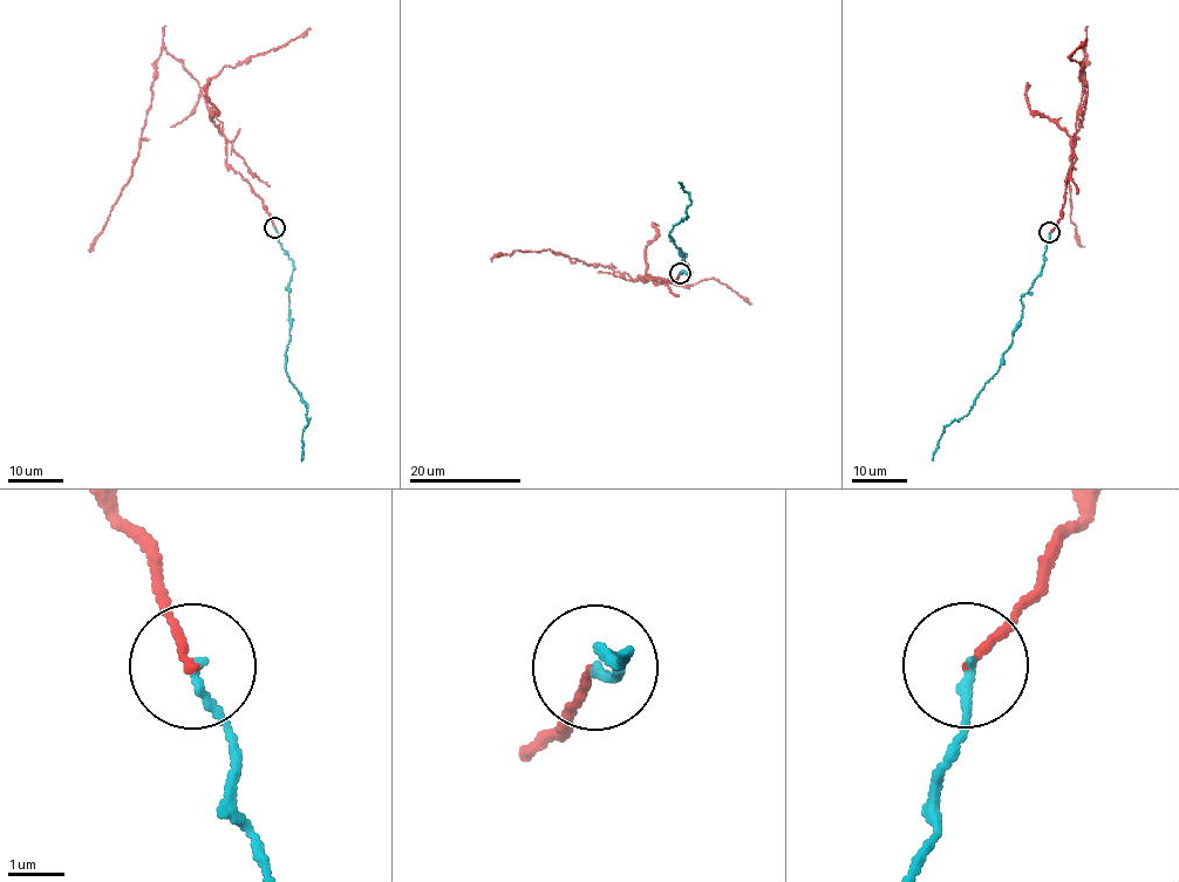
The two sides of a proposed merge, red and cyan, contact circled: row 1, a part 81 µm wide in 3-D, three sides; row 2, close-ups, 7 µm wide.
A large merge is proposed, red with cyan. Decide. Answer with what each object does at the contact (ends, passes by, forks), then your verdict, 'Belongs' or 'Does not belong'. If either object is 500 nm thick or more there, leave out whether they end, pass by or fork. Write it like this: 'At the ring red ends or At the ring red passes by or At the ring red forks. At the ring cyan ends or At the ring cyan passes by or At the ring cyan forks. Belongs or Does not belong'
At the ring red ends. At the ring cyan ends. Does not belong

